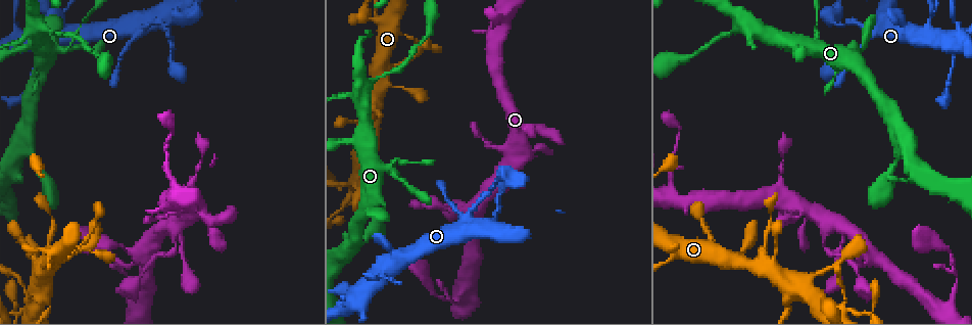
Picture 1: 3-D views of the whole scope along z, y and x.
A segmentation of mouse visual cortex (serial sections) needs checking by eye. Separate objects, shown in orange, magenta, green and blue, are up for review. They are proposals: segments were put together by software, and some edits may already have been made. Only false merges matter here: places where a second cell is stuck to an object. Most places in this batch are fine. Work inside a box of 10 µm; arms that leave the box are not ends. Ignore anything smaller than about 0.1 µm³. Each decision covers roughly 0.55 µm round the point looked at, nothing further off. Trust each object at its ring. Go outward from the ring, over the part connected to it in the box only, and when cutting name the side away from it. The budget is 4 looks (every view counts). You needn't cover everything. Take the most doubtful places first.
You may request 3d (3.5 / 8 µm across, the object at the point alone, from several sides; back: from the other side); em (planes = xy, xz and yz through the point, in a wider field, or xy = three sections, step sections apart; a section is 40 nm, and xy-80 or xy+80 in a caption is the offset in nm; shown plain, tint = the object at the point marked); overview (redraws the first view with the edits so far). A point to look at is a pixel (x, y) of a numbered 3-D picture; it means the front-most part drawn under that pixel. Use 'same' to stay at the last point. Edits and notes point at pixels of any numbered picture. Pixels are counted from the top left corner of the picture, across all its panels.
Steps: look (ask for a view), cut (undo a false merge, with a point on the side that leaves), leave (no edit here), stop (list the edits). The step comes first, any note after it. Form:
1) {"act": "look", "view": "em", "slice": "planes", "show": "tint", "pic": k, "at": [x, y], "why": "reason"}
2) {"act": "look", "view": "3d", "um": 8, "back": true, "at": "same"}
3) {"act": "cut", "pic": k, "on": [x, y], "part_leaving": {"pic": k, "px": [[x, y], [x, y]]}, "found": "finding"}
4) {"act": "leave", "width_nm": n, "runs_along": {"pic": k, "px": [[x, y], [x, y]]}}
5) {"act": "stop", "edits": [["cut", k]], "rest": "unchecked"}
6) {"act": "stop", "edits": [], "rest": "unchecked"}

{"act": "look", "view": "3d", "um": 3.5, "pic": 1, "at": [69, 45], "why": "a narrow waist"}

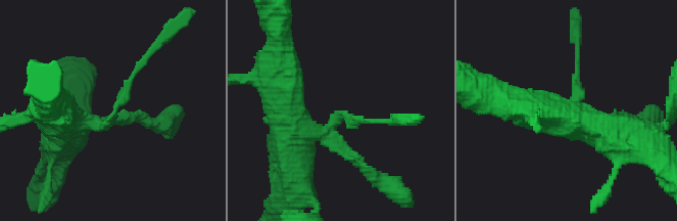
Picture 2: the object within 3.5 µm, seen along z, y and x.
{"act": "look", "view": "em", "slice": "xy", "step": 1, "show": "tint", "pic": 2, "at": [114, 109]}

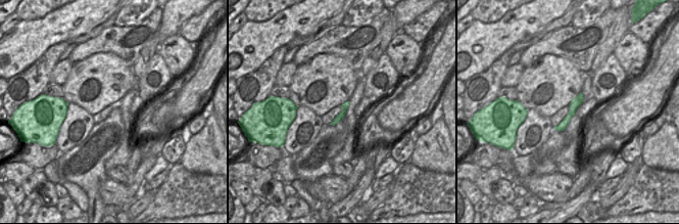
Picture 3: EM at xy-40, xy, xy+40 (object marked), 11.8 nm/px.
{"act": "leave", "runs_along": {"pic": 2, "px": [[59, 130], [103, 126], [150, 54]]}, "found": "one cell here"}

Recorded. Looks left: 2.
{"act": "look", "view": "3d", "um": 3.5, "pic": 1, "at": [842, 305], "why": "small branch off a trunk"}

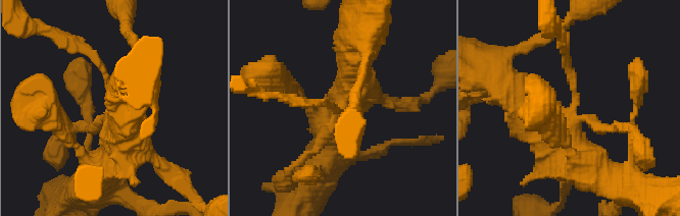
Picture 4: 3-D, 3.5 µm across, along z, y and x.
{"act": "look", "view": "em", "slice": "xy", "step": 3, "show": "tint", "pic": 4, "at": [574, 109], "arms": 4, "arm_widths_nm": [150, 150, 500, 500]}

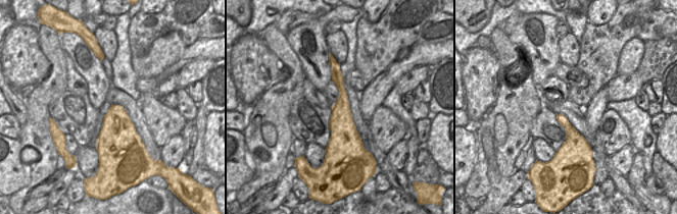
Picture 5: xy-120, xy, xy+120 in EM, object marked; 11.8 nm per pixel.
{"act": "leave", "found": "all the same cell"}

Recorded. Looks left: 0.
{"act": "stop", "edits": [], "rest": "unchecked"}

